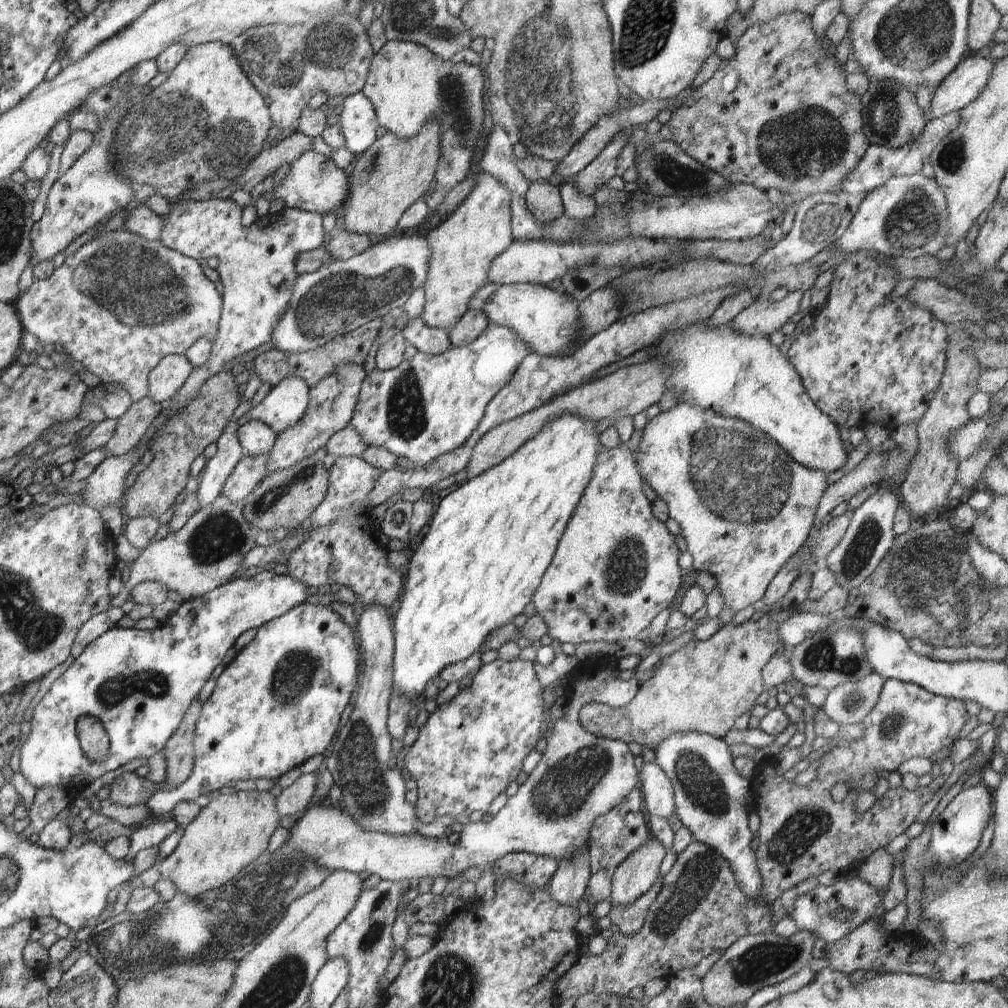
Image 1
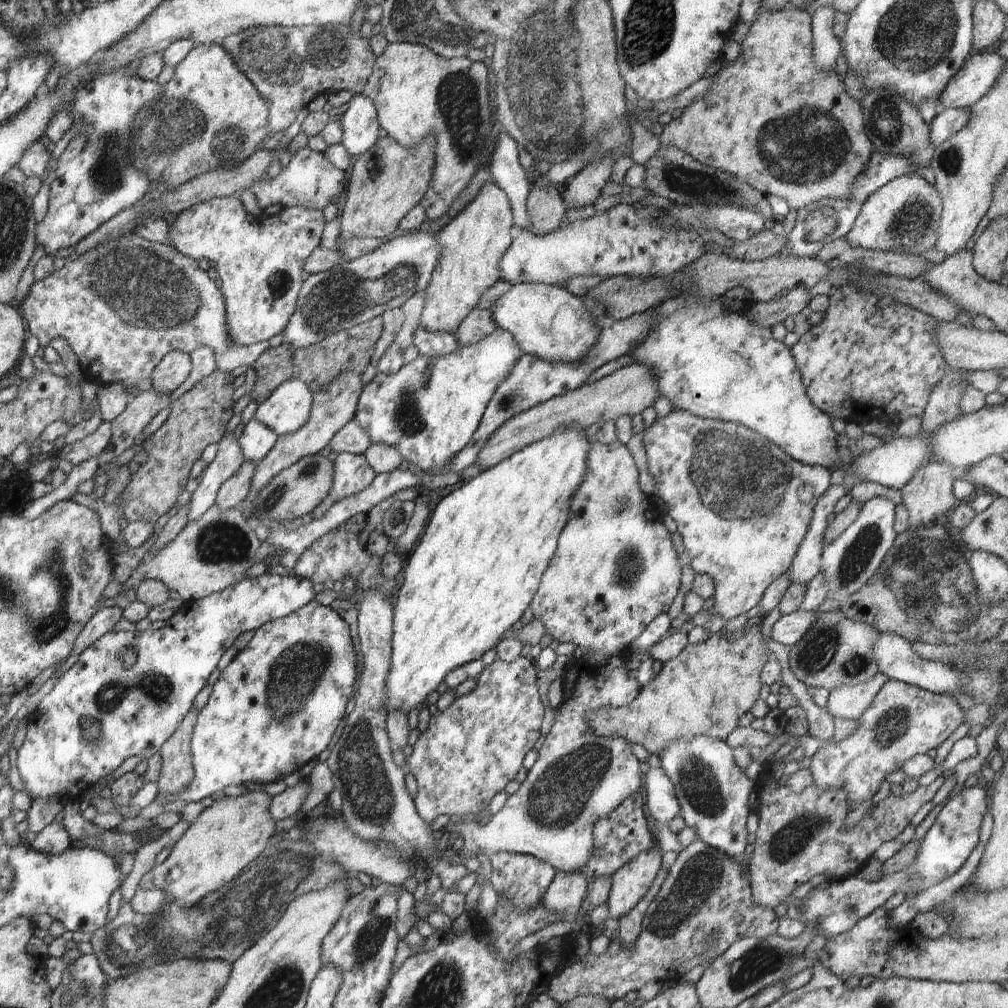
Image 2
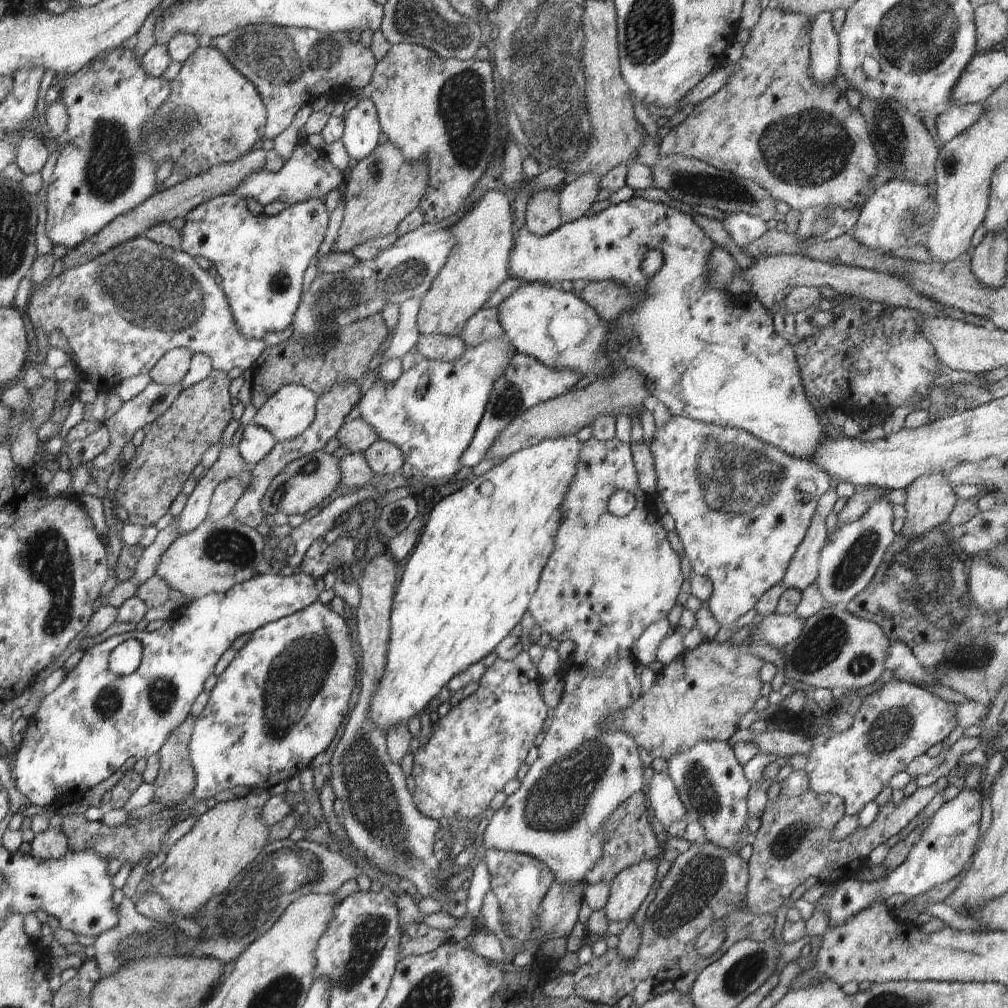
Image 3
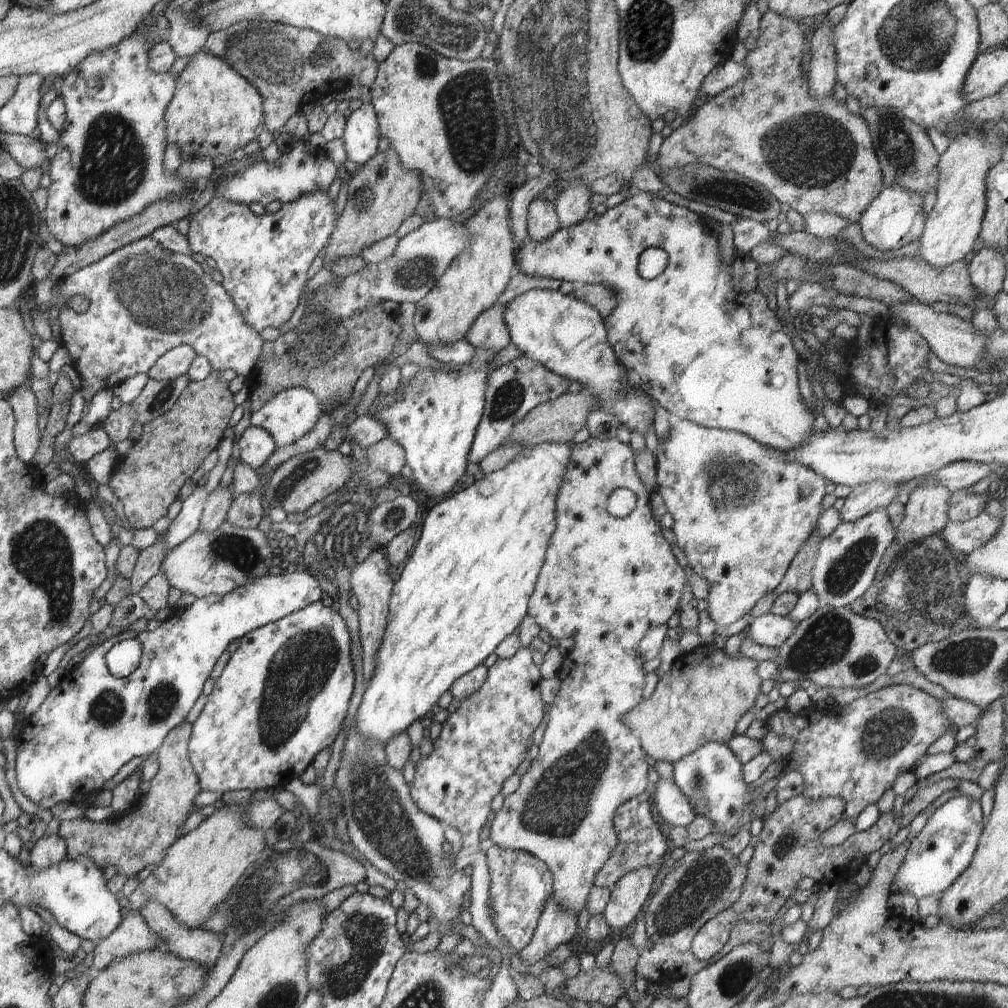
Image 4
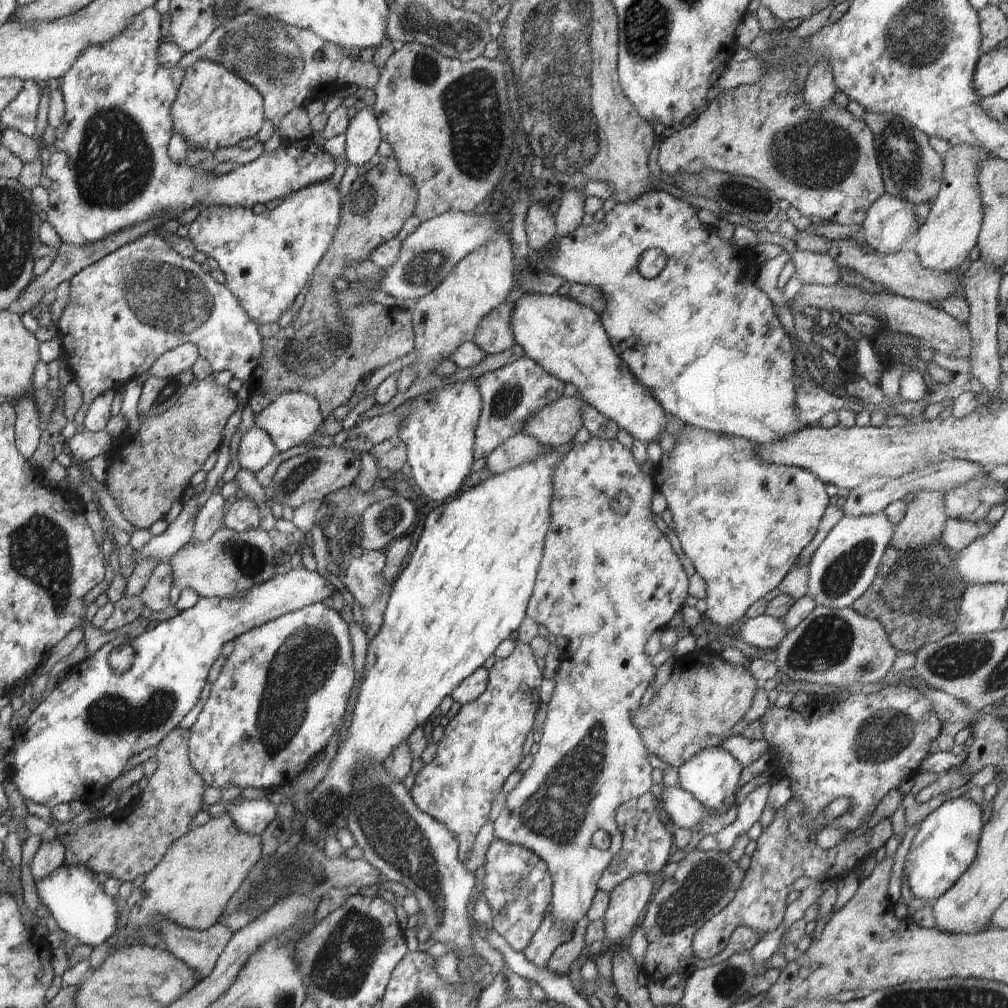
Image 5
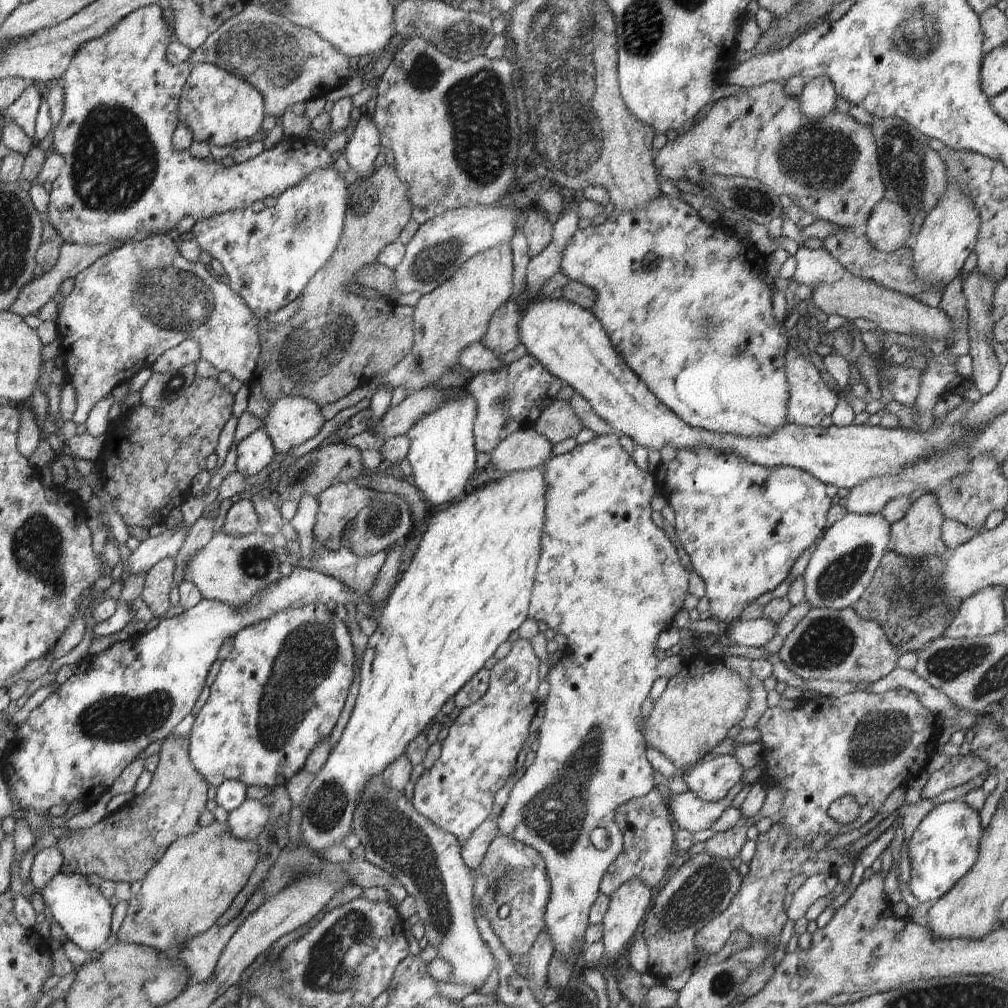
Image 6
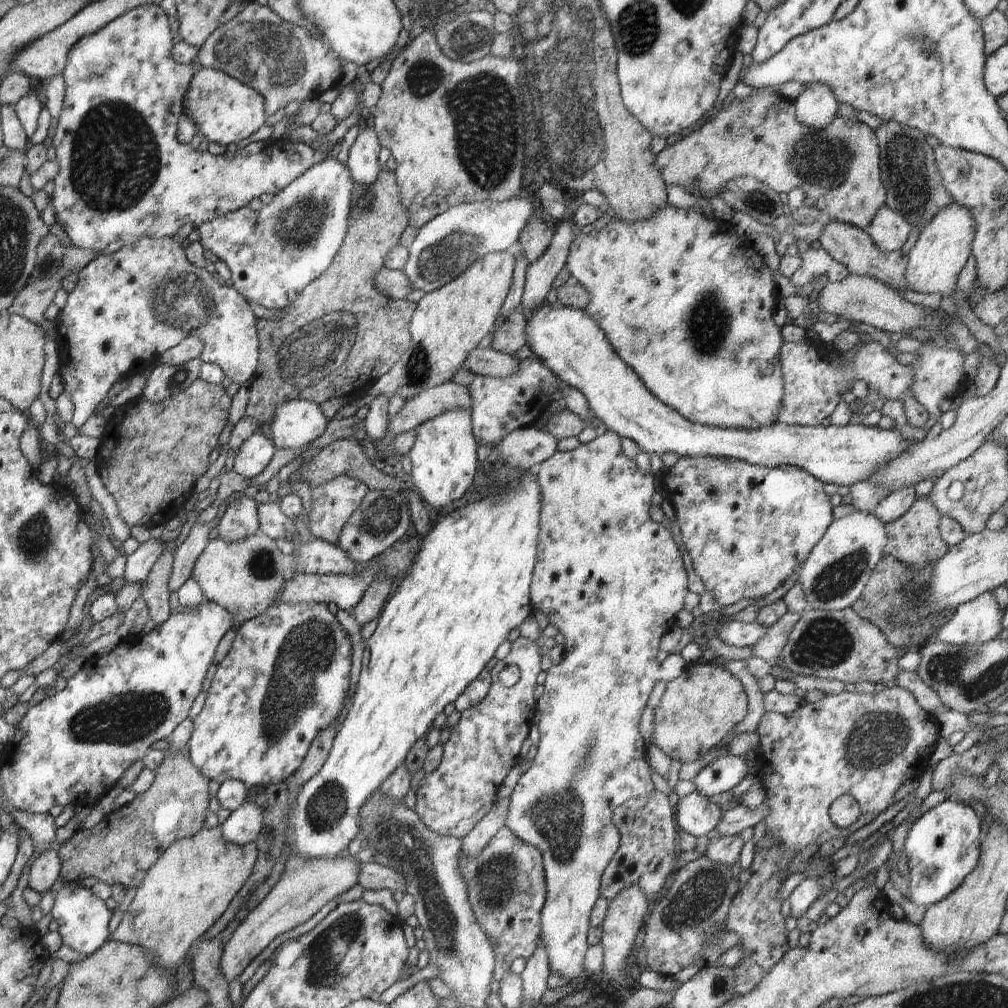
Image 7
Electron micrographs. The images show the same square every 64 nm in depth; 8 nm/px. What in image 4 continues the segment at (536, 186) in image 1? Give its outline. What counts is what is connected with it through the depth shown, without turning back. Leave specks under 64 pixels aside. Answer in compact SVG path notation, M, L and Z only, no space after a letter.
M534 200L527 213L527 232L536 243L548 241L560 229L554 202Z

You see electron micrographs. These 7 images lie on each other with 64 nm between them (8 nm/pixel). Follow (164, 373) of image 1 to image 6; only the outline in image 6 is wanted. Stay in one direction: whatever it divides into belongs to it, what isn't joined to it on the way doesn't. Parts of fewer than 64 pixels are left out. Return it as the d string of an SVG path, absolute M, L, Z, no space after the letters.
M184 340L178 346L166 350L151 367L153 373L168 373L196 363L200 359L200 346L196 340Z

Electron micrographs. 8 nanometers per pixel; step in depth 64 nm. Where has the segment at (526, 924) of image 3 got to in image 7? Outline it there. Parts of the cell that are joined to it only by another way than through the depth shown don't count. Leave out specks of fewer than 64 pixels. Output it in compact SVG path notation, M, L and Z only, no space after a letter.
M504 826L472 860L460 851L458 872L466 882L468 900L480 928L496 940L493 978L500 982L516 958L532 958L541 938L540 912L548 892L542 853Z

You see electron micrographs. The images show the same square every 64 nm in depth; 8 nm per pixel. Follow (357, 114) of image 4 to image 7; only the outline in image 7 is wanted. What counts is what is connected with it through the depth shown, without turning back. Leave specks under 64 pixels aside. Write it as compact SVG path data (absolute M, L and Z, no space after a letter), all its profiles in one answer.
M367 126L364 132L356 138L349 151L345 166L349 169L354 182L364 187L374 185L381 174L379 153L382 150L372 126Z

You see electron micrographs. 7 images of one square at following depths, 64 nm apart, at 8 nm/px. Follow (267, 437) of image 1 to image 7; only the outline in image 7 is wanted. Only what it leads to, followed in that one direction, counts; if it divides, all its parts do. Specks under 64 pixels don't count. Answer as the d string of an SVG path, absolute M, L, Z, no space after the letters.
M262 430L256 431L238 449L233 470L241 478L252 479L265 470L275 451L273 442L262 433Z

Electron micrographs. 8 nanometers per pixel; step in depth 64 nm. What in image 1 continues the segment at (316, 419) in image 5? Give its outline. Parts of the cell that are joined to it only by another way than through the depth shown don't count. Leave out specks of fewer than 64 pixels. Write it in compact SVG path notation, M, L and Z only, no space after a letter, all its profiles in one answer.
M296 376L281 380L265 396L261 403L237 420L242 425L249 420L258 420L270 426L276 434L300 422L309 402L309 386Z

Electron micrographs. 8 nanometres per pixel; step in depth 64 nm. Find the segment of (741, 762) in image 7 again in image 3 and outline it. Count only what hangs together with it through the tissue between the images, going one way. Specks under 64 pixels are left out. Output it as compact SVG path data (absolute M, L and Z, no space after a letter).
M700 740L690 750L676 752L676 756L670 756L666 762L668 776L686 808L687 822L700 822L704 828L703 838L710 844L734 851L746 822L746 796L751 783L746 780L732 746L724 741Z

